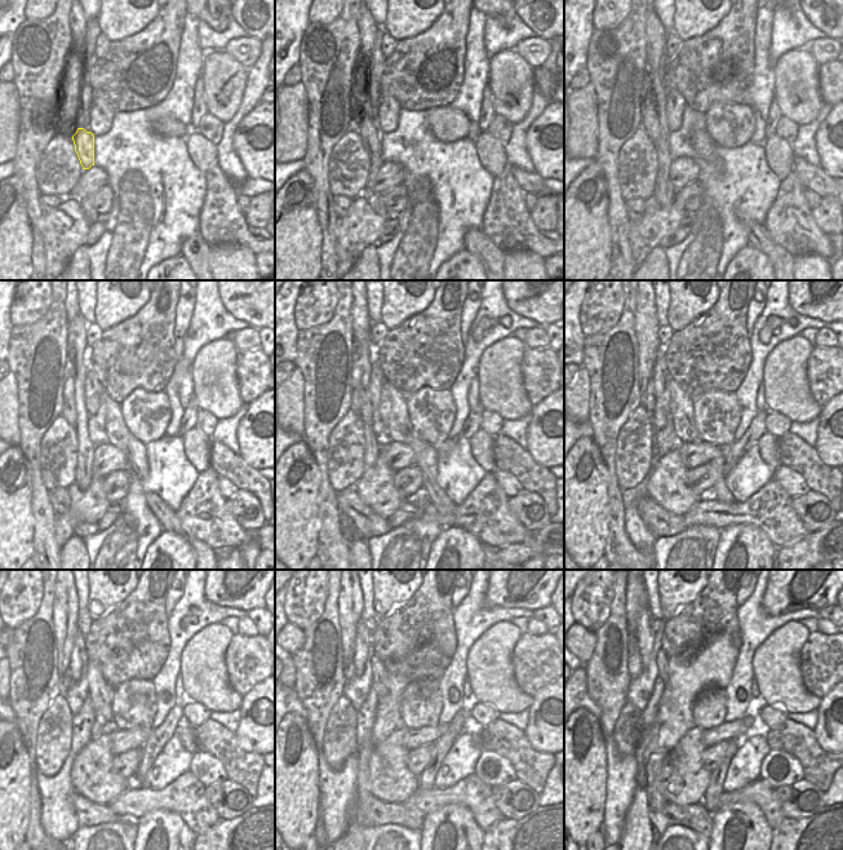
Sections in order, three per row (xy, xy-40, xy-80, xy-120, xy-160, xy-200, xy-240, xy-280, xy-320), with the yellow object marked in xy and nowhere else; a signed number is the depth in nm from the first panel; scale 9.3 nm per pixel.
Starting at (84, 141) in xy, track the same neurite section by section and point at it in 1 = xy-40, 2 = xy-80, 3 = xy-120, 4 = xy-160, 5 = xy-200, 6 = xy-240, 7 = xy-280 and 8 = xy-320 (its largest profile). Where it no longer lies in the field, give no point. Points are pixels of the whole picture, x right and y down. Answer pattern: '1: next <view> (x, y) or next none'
1: next xy-40 (372, 140)
2: next xy-80 (650, 122)
3: next xy-120 (69, 404)
4: next xy-160 (362, 324)
5: next xy-200 (647, 326)
6: next xy-240 (65, 606)
7: next xy-280 (350, 602)
8: next xy-320 (637, 601)

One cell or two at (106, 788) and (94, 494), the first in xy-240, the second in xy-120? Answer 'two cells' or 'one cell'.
one cell

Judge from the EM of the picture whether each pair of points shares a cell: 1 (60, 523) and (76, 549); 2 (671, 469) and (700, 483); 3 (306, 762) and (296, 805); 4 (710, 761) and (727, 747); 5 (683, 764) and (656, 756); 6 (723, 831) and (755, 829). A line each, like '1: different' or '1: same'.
1: different
2: different
3: same
4: same
5: different
6: same

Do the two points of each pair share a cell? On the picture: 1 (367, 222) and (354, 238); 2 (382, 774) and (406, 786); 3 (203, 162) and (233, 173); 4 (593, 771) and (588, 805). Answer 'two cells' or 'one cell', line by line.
1: one cell
2: one cell
3: two cells
4: one cell

